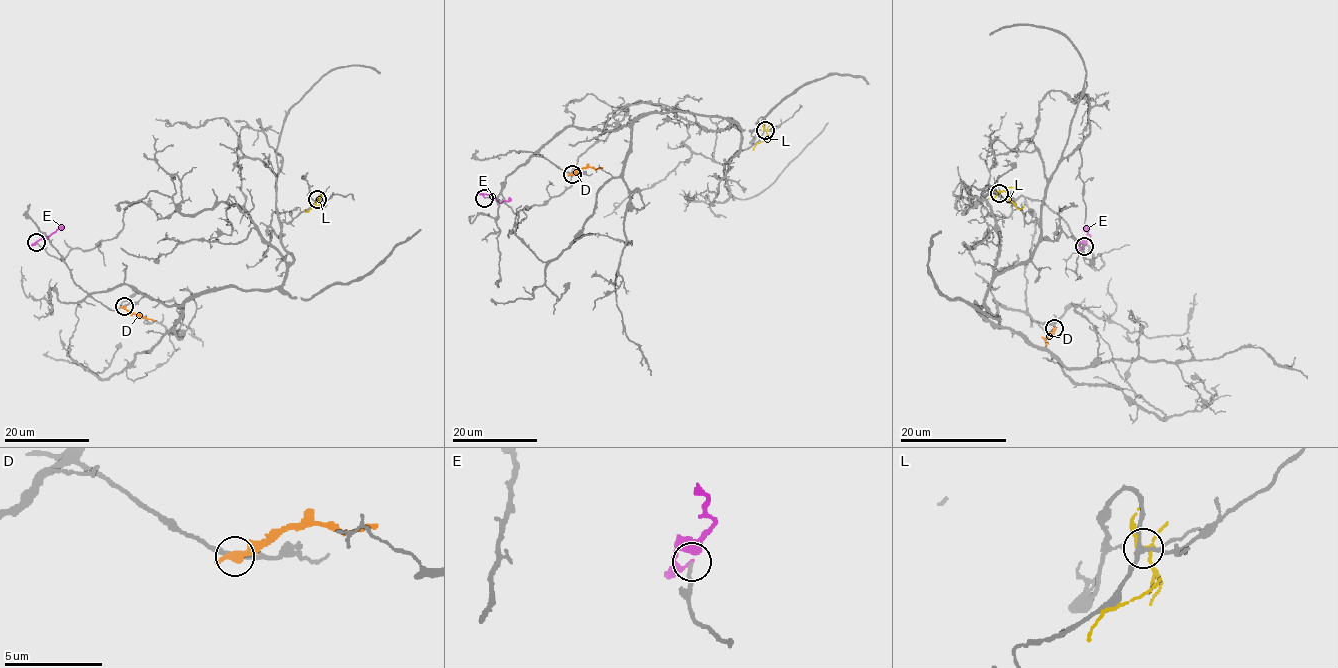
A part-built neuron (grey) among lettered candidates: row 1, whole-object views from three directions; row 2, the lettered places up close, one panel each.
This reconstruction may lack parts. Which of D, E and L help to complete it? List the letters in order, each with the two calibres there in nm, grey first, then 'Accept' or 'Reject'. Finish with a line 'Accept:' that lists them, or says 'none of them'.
D: Thickness 200 nm (grey) against 480 nm. Reject
E: Thickness 170 nm (grey) against 170 nm. Reject
L: Thickness 240 nm (grey) against 150 nm. Reject
Accept: none of them

